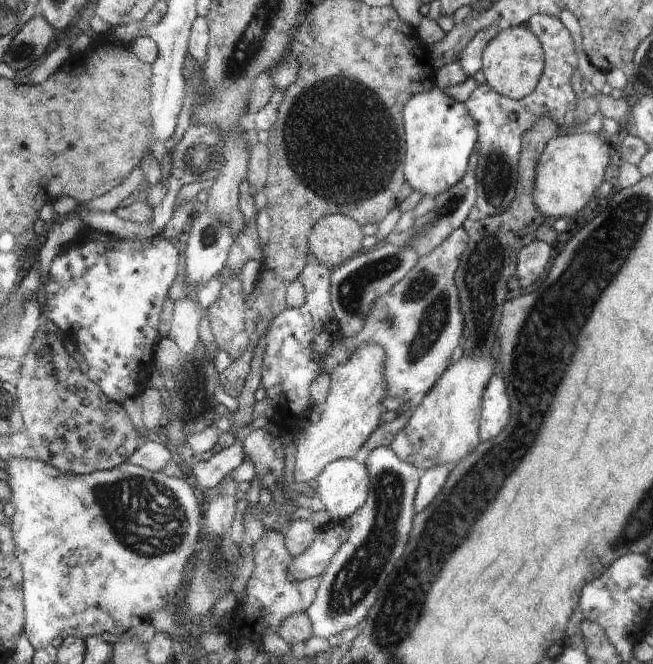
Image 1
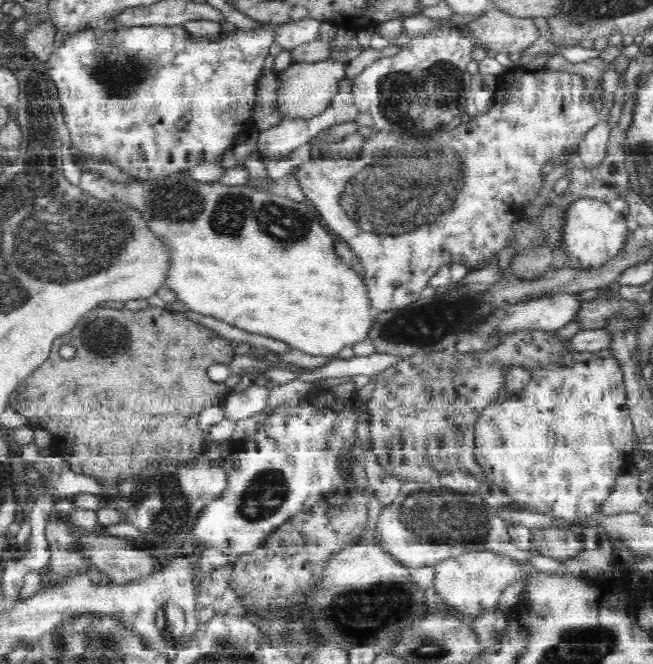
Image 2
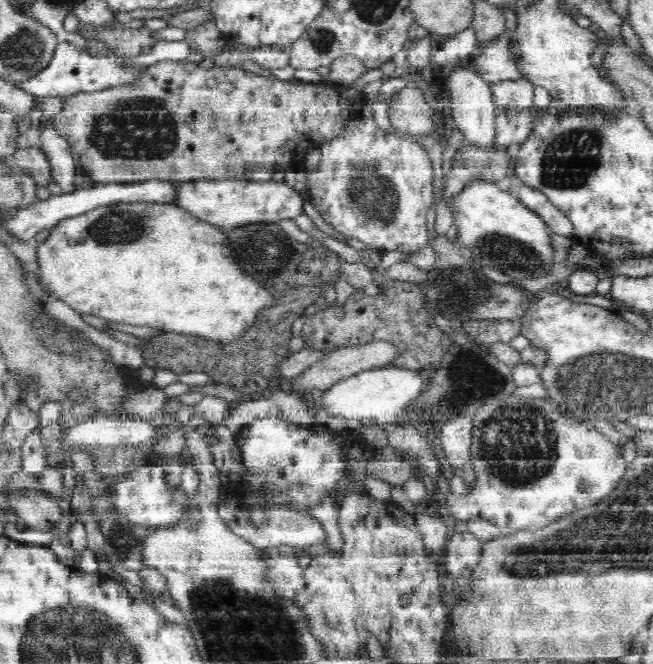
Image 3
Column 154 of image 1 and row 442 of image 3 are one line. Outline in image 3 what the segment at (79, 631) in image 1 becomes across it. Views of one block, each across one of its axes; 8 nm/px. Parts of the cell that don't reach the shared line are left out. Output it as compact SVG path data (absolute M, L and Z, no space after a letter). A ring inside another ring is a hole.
M513 392L508 396L492 396L473 416L471 464L476 476L475 486L465 494L450 491L441 503L456 523L467 523L482 516L492 518L507 531L539 529L582 506L597 504L611 494L628 466L622 454L623 447L613 444L593 423L561 412L550 398L516 396Z

